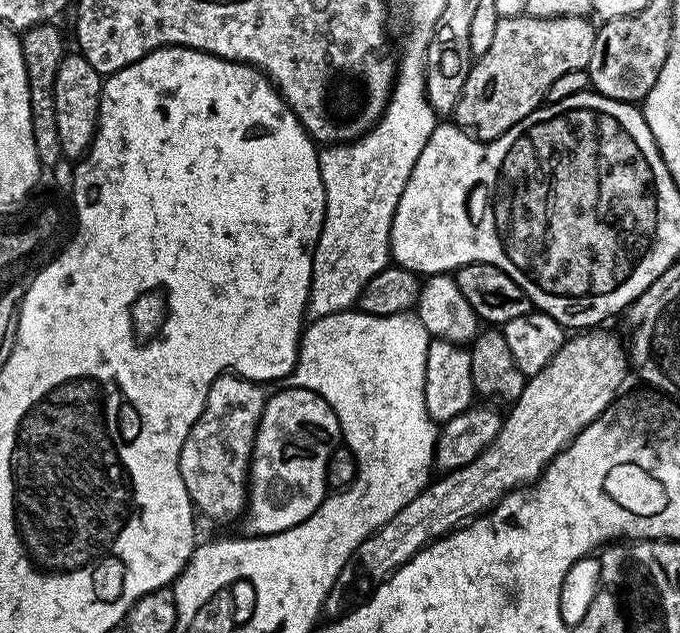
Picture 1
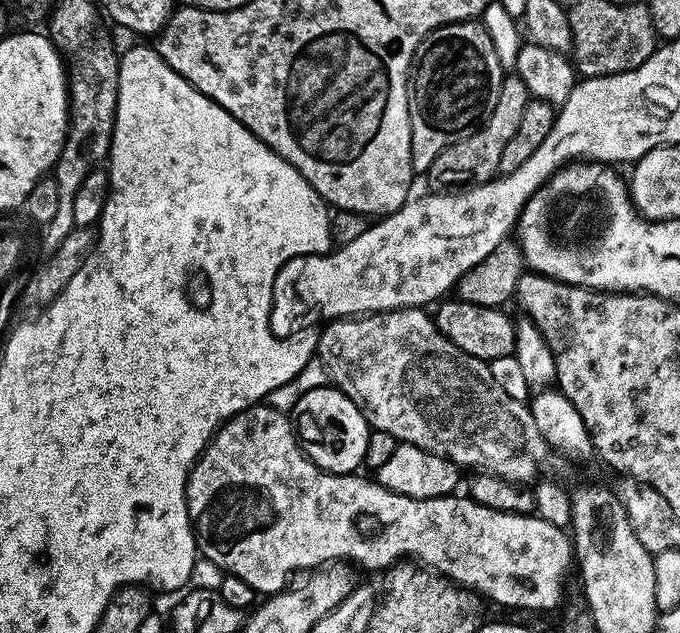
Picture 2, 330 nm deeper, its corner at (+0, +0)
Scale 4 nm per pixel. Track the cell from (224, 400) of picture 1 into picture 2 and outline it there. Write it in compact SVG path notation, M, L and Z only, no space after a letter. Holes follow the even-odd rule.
M268 402L253 404L251 408L231 416L228 421L216 429L216 435L209 440L208 447L201 452L199 460L193 464L192 470L188 474L184 493L188 503L188 516L192 519L192 531L196 534L196 547L199 555L203 559L214 562L227 575L242 578L242 582L249 584L258 594L283 592L289 583L288 572L304 574L309 570L315 570L333 562L351 562L356 566L361 564L364 568L387 570L405 558L415 558L425 569L448 577L451 583L458 584L462 588L475 590L481 597L489 596L494 603L501 604L504 608L529 608L532 612L544 612L547 608L554 607L556 602L563 598L564 579L567 578L568 571L571 568L573 571L574 568L574 545L571 535L565 529L544 521L537 514L503 512L494 510L490 506L482 506L478 502L474 502L472 497L467 494L422 498L421 500L410 498L392 492L389 488L384 488L376 483L375 479L368 477L367 480L366 477L360 475L324 472L313 460L308 459L304 449L300 447L300 441L296 439L296 430L292 426L291 419L285 413L278 411Z

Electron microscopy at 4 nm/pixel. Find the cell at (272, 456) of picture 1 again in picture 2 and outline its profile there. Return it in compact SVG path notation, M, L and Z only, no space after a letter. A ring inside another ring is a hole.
M325 386L302 394L292 408L290 419L300 447L324 472L352 474L363 465L370 427L360 405L339 388Z

